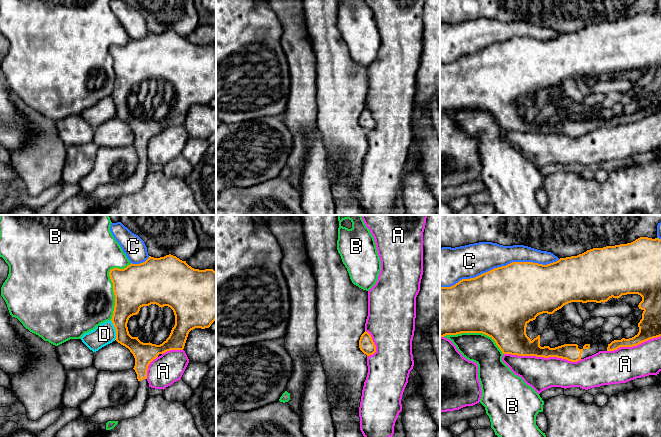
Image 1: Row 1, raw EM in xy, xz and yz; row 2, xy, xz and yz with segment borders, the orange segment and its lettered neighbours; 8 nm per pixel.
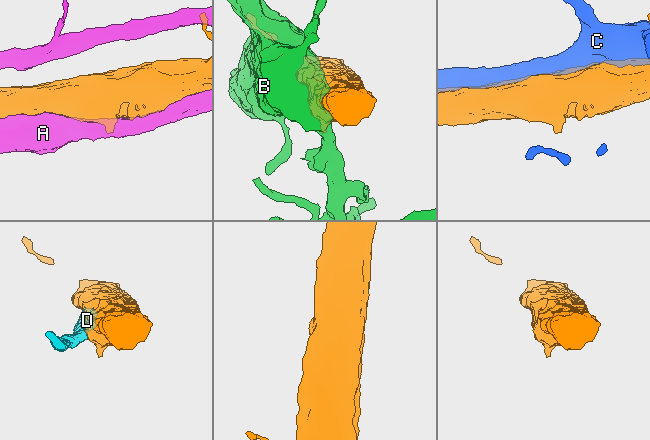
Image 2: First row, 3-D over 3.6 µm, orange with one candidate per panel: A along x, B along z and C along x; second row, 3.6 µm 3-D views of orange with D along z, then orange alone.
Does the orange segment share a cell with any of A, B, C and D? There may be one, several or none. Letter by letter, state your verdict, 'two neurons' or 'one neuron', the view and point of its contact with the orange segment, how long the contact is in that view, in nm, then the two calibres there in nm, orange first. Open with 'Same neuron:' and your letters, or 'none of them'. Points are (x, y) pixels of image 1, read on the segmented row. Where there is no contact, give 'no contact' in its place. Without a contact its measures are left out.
Same neuron: none of them
A: two neurons; contact yz (543, 356); length 650 nm; calibres 200 and 260 nm
B: two neurons; contact xy (113, 284); length 480 nm; calibres 340 and 480 nm
C: two neurons; contact yz (499, 267); length 1000 nm; calibres 500 and 260 nm
D: two neurons; contact xy (115, 329); length 170 nm; calibres 220 and 170 nm

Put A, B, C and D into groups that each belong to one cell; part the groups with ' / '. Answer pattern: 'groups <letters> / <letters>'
groups A / B / C / D

